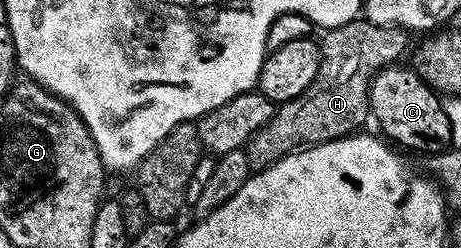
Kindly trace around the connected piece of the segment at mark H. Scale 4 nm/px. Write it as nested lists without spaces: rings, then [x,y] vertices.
[[[355,21],[343,27],[337,27],[325,37],[327,39],[321,40],[320,43],[322,64],[320,73],[316,73],[316,81],[312,81],[310,88],[300,97],[281,104],[275,110],[272,121],[267,123],[262,130],[257,131],[253,139],[246,144],[244,150],[250,162],[251,172],[266,171],[273,163],[284,161],[290,155],[297,155],[299,151],[307,151],[309,147],[319,147],[361,132],[365,128],[362,126],[366,122],[369,124],[372,119],[369,82],[376,74],[375,69],[397,64],[401,60],[398,58],[406,51],[406,39],[408,39],[407,32],[401,29],[374,27],[365,21]]]

